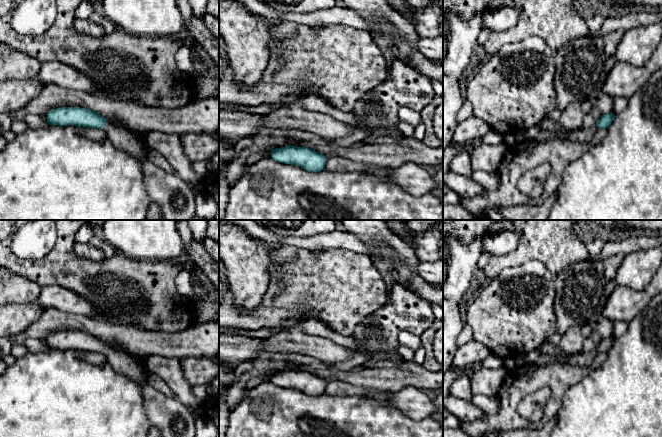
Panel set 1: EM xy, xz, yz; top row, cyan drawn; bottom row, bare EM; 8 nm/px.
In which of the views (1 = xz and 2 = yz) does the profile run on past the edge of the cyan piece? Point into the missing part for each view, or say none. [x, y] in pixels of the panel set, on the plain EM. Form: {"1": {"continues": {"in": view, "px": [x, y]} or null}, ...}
{"1": {"continues": null}, "2": {"continues": null}}

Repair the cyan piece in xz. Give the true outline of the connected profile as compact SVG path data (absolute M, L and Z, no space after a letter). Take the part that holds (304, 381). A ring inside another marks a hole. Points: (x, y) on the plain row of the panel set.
M292 369L270 373L272 384L301 391L308 396L324 394L326 380L307 370L295 371Z

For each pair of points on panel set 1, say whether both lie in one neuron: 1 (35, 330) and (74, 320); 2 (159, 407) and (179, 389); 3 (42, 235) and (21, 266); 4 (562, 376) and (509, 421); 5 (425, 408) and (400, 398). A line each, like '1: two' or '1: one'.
1: one
2: two
3: two
4: one
5: one

